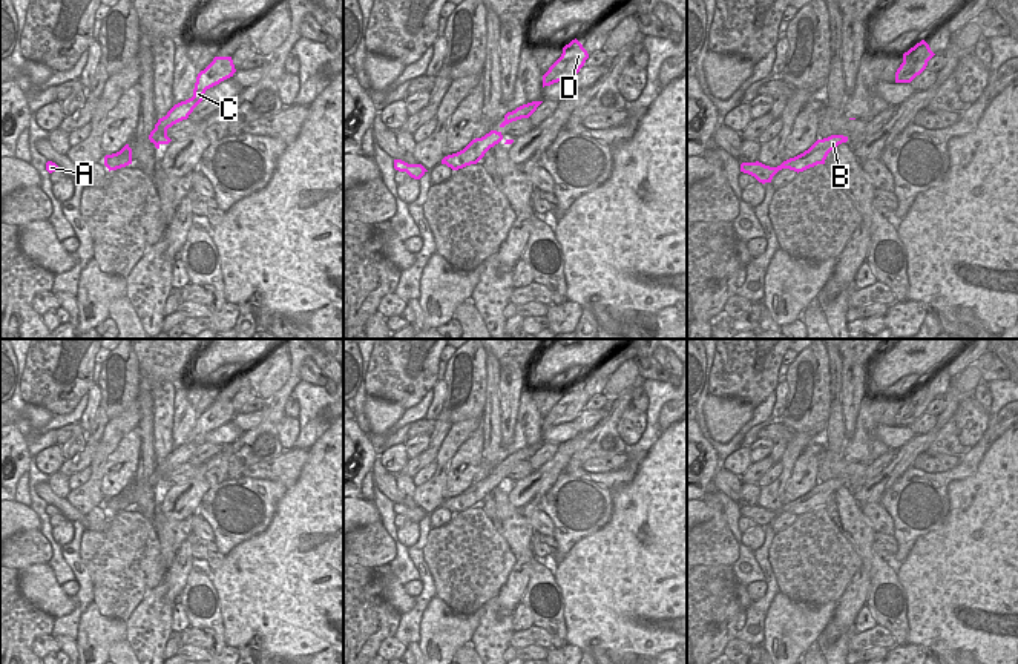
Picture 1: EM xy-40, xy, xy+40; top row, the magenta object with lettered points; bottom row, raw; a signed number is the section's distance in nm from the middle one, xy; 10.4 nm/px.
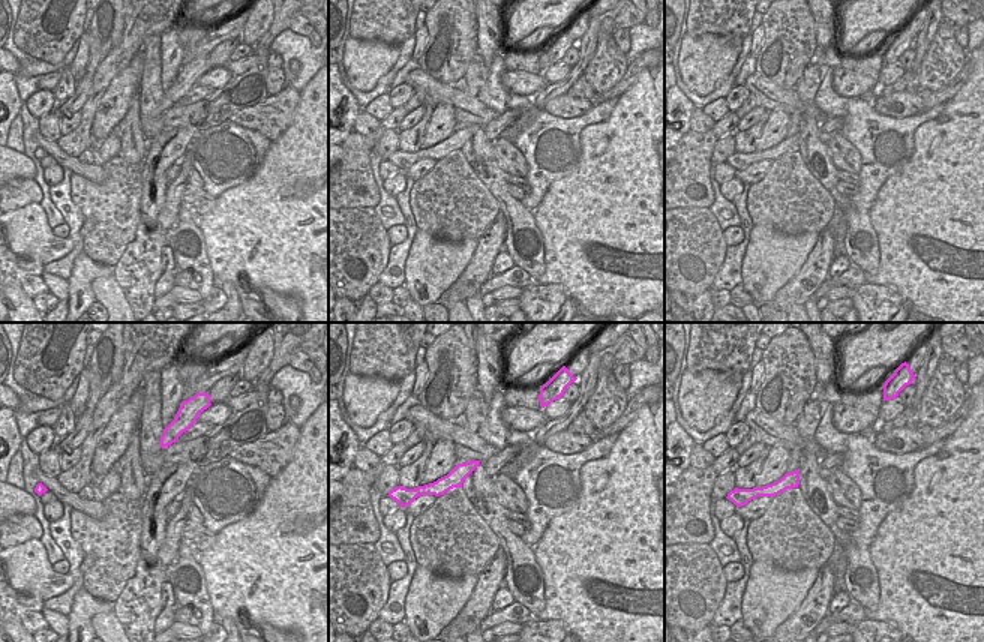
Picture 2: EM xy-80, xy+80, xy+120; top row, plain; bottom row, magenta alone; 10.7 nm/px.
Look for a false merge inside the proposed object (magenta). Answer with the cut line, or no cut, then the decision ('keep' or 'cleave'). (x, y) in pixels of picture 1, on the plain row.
no cut; keep

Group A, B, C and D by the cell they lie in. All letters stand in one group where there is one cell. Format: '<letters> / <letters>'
A B C D

